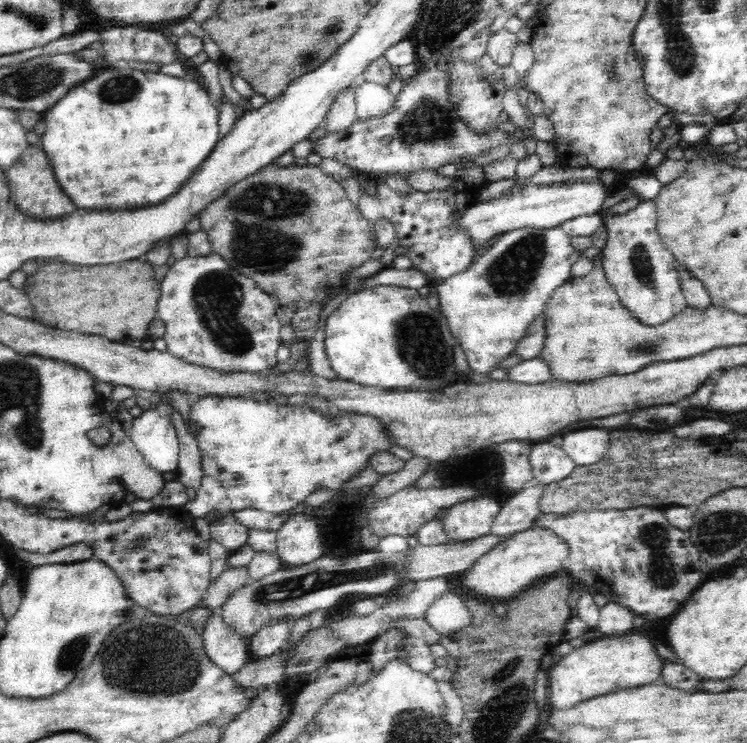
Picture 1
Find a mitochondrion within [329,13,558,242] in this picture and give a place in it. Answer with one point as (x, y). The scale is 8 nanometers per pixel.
(427, 122)

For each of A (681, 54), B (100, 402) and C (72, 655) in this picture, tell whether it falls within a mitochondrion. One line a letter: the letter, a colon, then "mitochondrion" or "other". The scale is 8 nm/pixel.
A: mitochondrion
B: other
C: mitochondrion

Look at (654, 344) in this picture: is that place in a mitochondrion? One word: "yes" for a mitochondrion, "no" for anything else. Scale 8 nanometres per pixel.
yes

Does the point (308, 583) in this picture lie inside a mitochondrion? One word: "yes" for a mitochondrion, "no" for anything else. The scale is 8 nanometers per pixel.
yes

